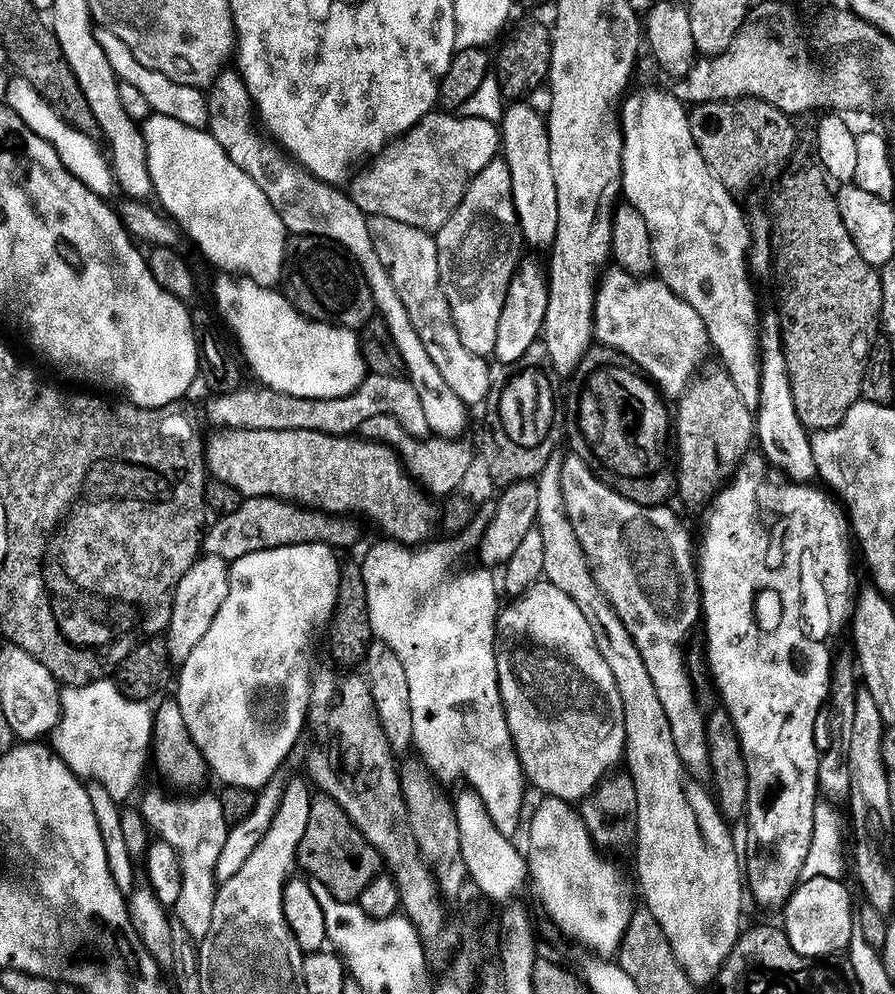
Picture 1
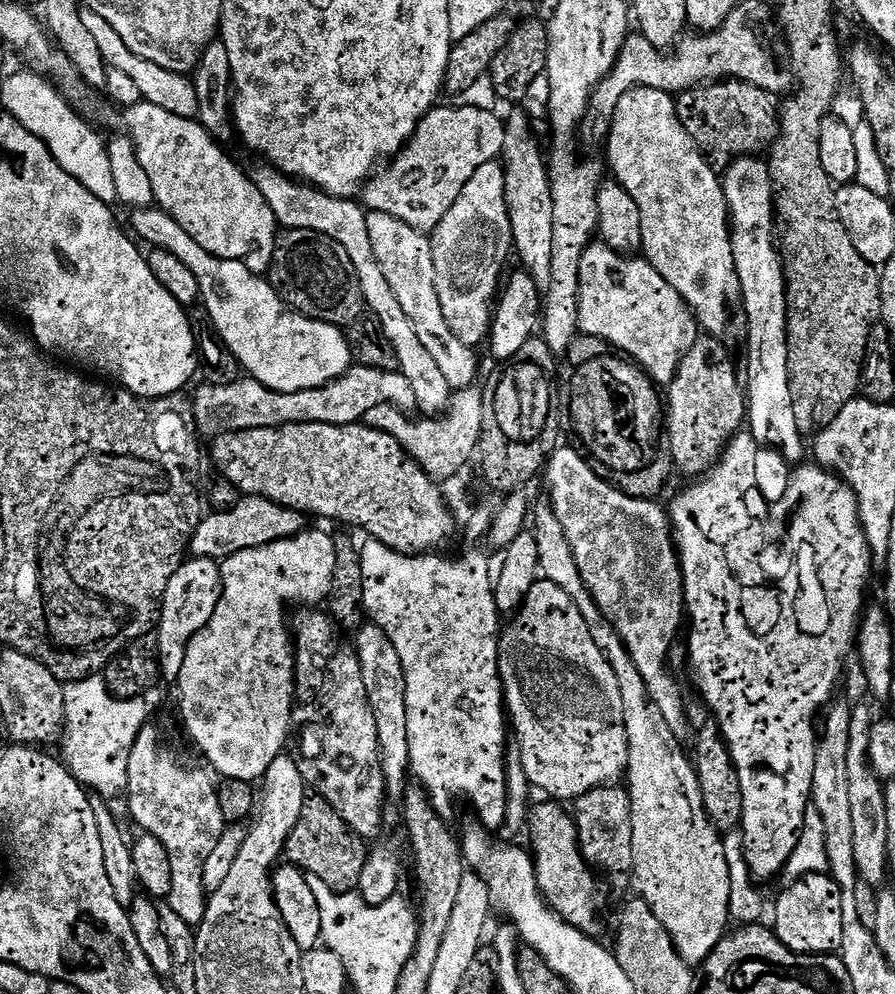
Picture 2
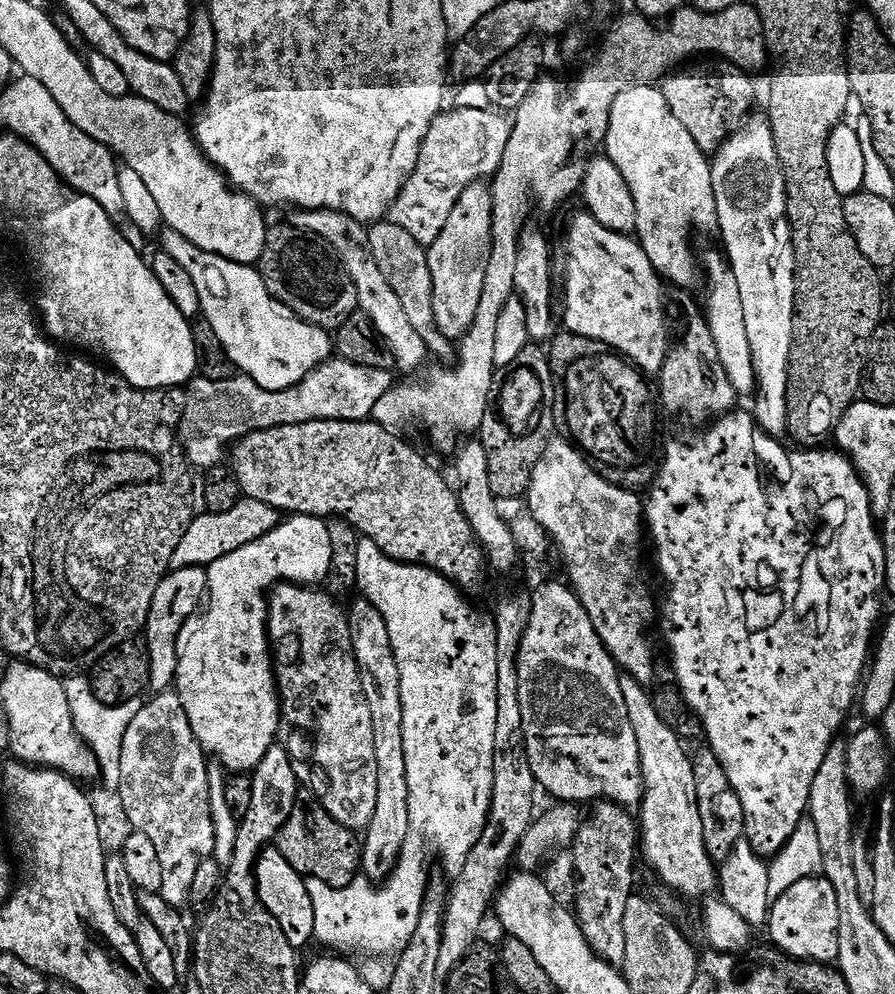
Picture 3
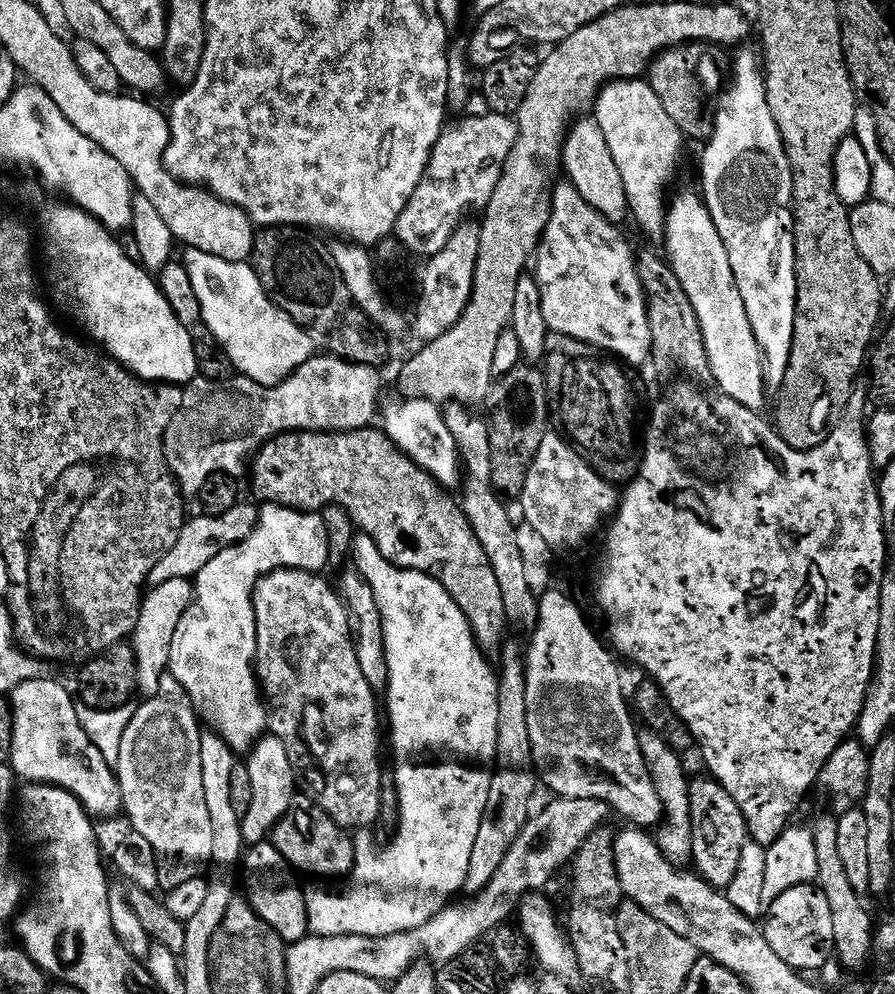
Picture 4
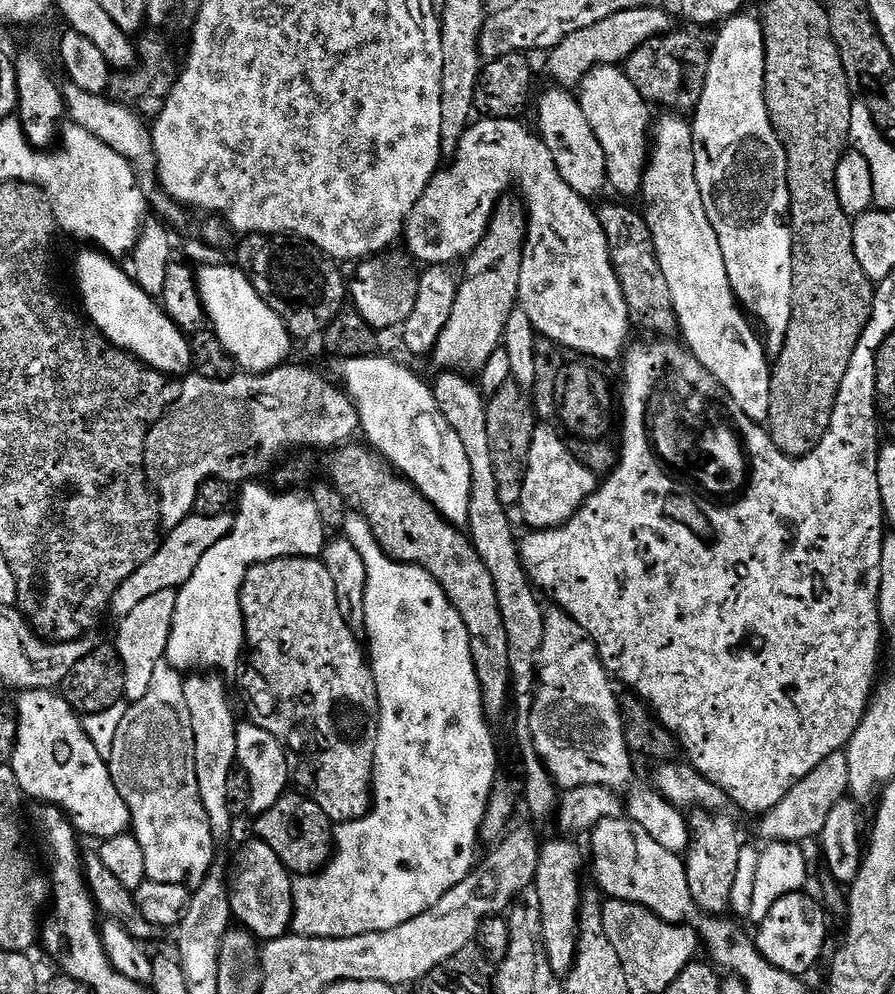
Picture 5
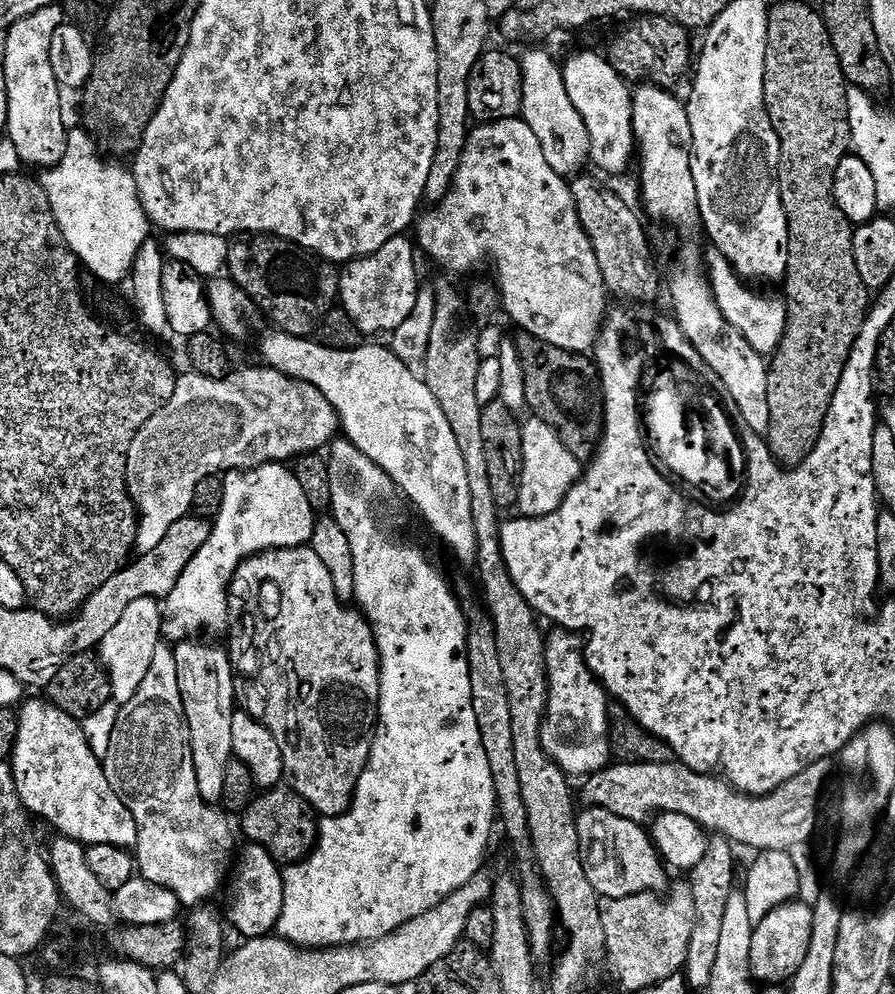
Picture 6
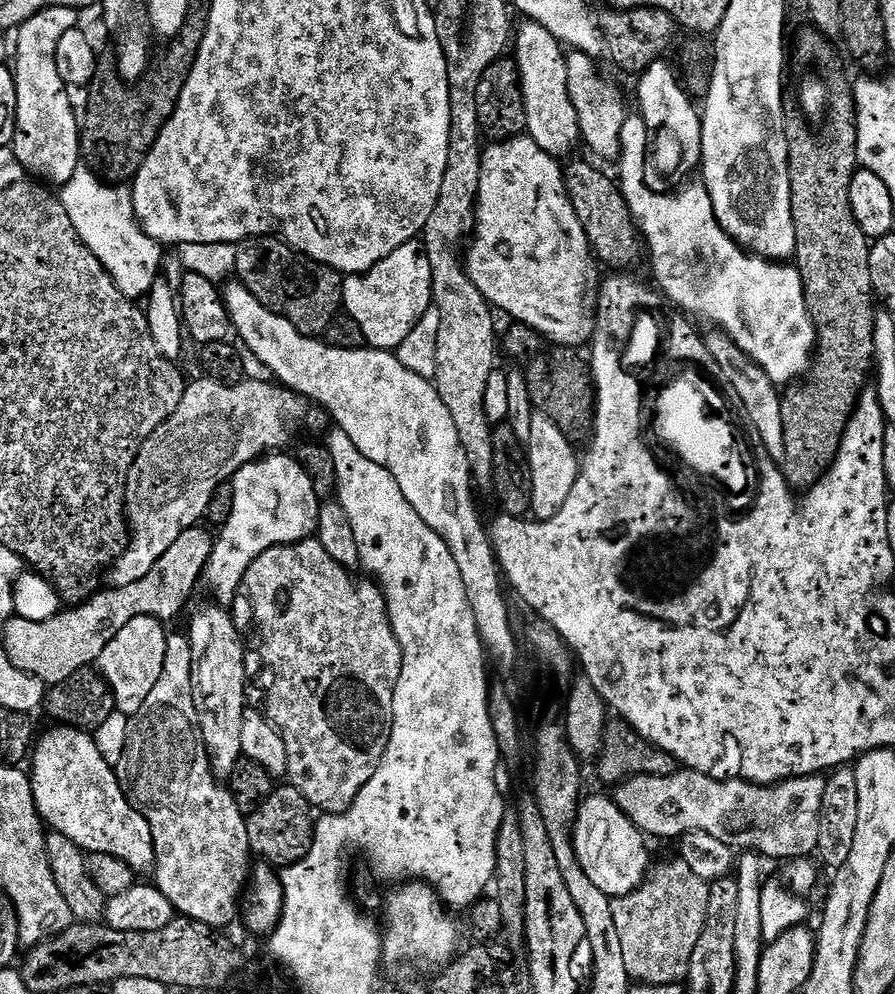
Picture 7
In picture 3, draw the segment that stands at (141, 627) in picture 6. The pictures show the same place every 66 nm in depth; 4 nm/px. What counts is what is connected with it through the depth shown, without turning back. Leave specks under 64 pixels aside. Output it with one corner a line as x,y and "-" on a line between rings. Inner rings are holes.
177,568
169,571
154,590
154,602
150,606
148,623
142,633
143,643
148,646
150,678
148,683
153,693
169,691
176,682
178,654
176,643
184,623
201,611
208,595
208,573
204,568

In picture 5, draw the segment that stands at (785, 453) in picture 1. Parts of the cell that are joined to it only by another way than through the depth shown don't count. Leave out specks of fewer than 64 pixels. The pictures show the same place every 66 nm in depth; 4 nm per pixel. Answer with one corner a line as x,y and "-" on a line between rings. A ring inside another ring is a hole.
748,15
729,16
719,25
716,45
713,43
710,48
702,98
696,104
690,123
698,190
702,190
702,206
706,206
710,226
714,226
714,234
718,234
718,246
722,246
722,258
726,262
732,292
745,313
754,320
756,316
755,323
762,332
764,327
766,351
769,357
775,358
786,342
792,313
792,203
786,150
774,130
764,97
764,25
757,17
755,20

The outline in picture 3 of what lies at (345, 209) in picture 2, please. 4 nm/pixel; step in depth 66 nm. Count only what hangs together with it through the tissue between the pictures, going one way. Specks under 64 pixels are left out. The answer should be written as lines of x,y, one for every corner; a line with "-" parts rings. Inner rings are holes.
308,209
295,211
290,218
293,228
302,229
309,232
321,240
326,241
329,247
337,255
341,267
351,281
354,282
358,291
359,311
361,311
369,321
375,326
383,340
390,346
394,353
397,369
404,372
412,372
418,369
425,358
428,358
429,350
425,346
425,340
410,323
410,318
406,315
406,310
402,307
402,302
391,289
389,282
382,275
382,270
378,267
371,254
367,243
367,229
365,225
357,222
338,211
310,211

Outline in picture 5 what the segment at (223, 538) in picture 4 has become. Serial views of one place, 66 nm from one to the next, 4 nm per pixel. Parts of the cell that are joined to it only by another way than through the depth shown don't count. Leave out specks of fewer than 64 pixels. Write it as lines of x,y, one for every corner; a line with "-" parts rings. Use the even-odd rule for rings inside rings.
193,514
178,526
174,526
161,539
150,562
142,562
142,566
138,566
138,570
134,570
134,574
130,574
130,578
126,578
126,582
122,582
122,586
118,586
118,590
112,596
111,615
122,618
126,614
130,614
130,610
134,610
134,606
138,606
138,602
146,602
146,598
150,598
150,594
159,594
162,590
179,590
190,578
190,574
194,574
202,554
206,554
206,550
210,550
210,546
218,546
218,542
222,538
226,538
226,534
230,534
232,521
233,517
228,514
223,516

